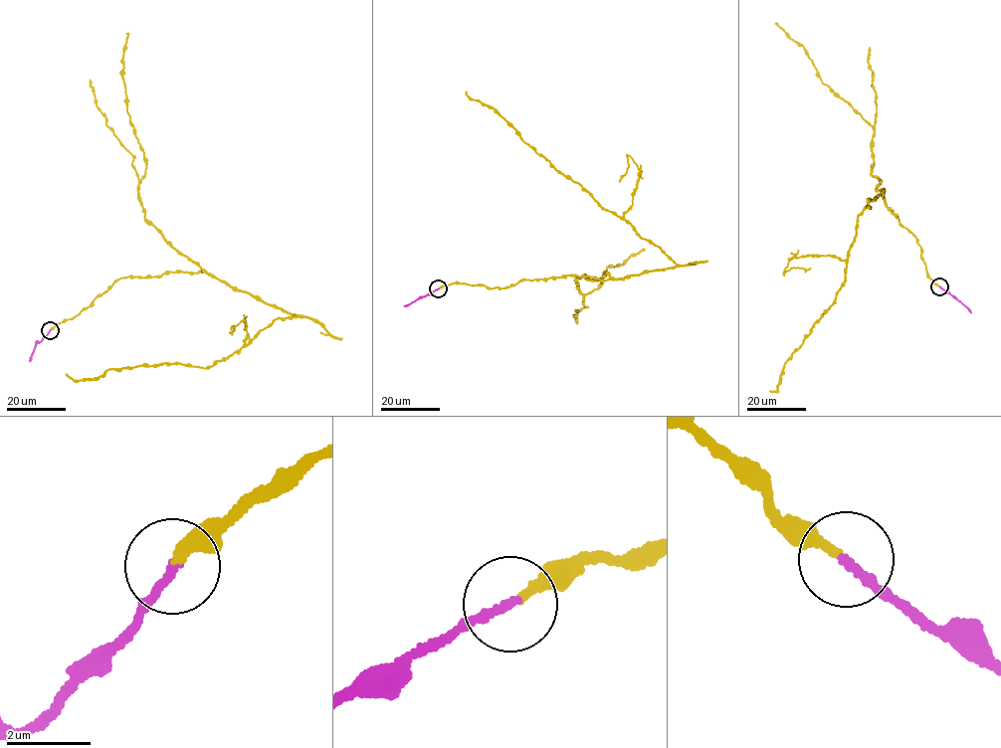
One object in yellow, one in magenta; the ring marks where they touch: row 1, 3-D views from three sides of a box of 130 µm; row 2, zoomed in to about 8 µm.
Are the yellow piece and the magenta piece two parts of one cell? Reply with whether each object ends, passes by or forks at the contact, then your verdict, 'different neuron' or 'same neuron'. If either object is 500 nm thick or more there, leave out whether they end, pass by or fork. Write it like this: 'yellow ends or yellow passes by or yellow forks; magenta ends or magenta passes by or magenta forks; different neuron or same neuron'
yellow ends; magenta ends; same neuron

